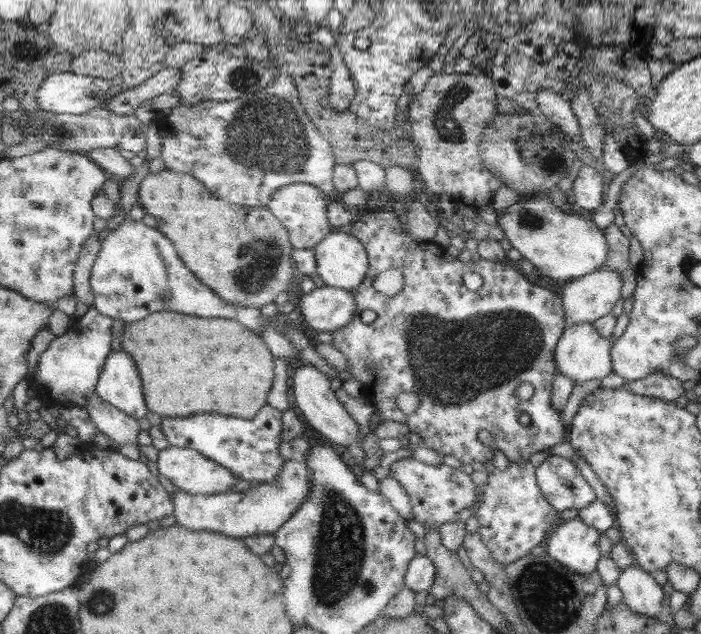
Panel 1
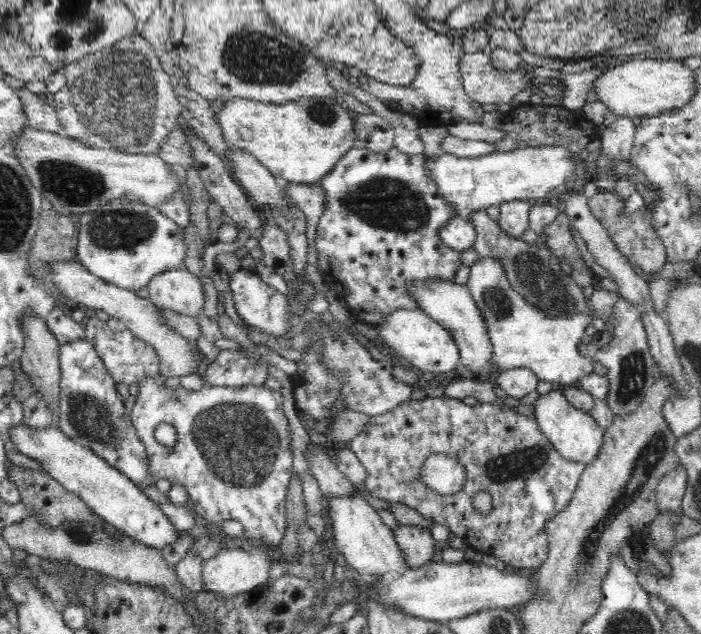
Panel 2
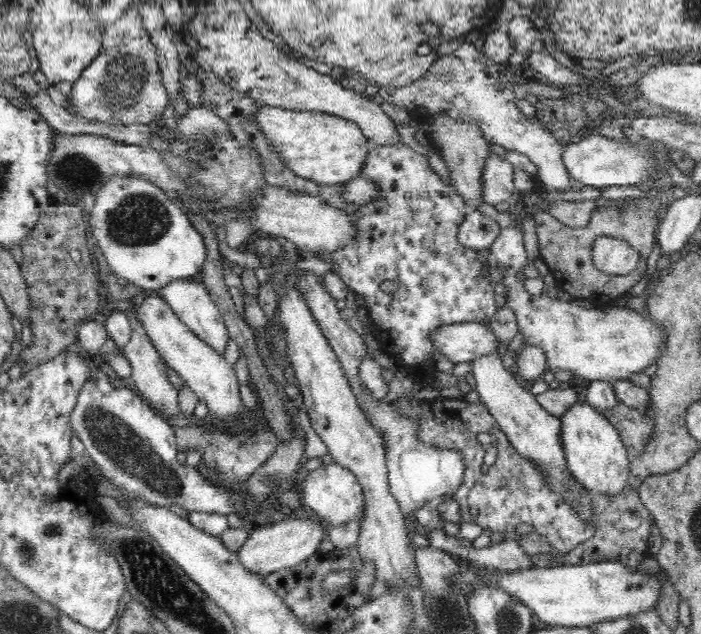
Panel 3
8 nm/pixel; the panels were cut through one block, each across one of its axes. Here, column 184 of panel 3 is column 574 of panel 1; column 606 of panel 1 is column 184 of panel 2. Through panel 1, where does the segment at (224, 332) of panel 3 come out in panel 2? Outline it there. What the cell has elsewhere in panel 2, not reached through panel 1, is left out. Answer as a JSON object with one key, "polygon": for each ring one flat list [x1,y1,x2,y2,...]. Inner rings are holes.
{"polygon":[[178,266,150,278,149,300,157,306,196,317,204,310,204,289,196,276]]}

